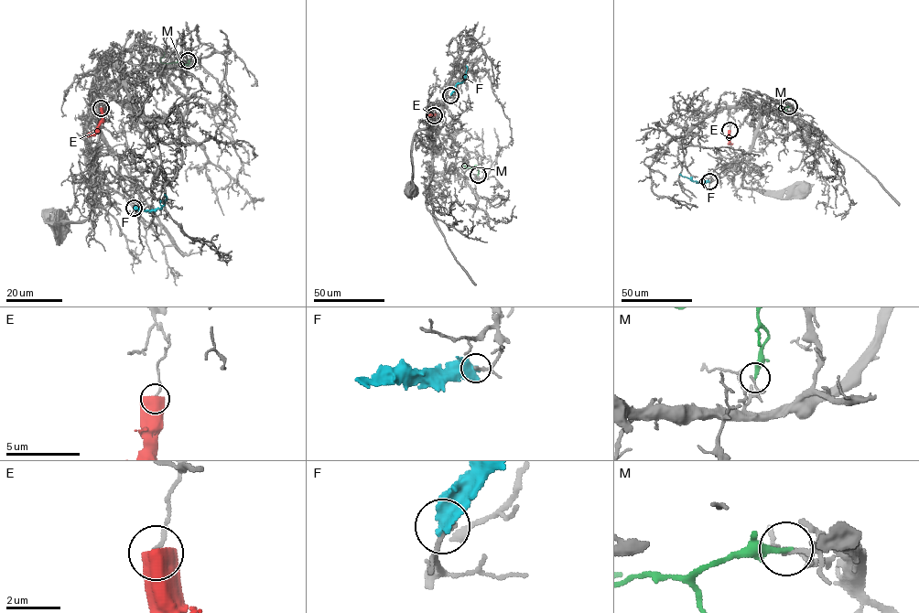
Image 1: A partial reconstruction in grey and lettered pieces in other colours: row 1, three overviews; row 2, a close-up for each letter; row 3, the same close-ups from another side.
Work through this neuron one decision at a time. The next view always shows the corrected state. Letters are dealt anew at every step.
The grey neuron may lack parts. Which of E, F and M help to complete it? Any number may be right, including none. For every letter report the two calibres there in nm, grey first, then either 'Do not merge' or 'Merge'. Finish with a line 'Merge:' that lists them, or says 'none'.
E: Thickness 130 nm (grey) against 800 nm. Do not merge
F: Thickness 150 nm (grey) against 600 nm. Do not merge
M: Thickness 110 nm (grey) against 260 nm. Do not merge
Merge: none

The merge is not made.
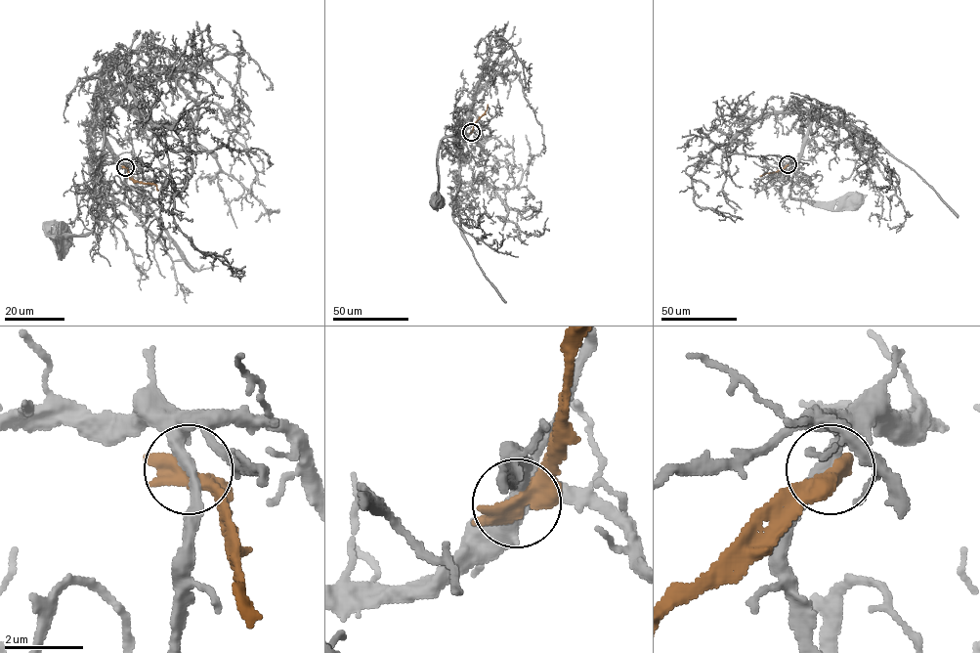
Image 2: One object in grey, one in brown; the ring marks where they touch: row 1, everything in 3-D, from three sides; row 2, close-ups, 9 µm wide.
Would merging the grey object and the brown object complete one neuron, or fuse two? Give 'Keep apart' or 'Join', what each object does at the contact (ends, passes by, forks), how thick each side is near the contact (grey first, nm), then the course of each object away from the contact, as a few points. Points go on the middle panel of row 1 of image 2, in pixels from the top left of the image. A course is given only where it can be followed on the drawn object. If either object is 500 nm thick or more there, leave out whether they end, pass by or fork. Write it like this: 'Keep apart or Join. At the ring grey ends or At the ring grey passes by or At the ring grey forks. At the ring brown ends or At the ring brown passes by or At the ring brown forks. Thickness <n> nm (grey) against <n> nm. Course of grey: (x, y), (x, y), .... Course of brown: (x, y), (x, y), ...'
Keep apart. At the ring grey passes by. At the ring brown passes by. Thickness 280 nm (grey) against 440 nm. Course of grey: (471, 132), (459, 142), (457, 135), (446, 136), (442, 140), (437, 162), (438, 200). Course of brown: (471, 132), (488, 104)

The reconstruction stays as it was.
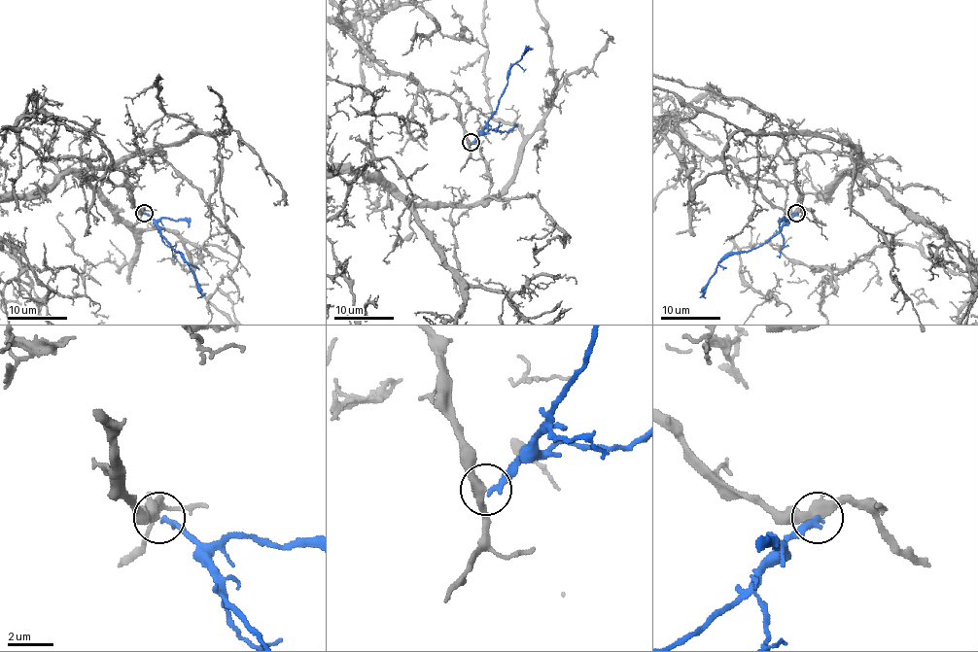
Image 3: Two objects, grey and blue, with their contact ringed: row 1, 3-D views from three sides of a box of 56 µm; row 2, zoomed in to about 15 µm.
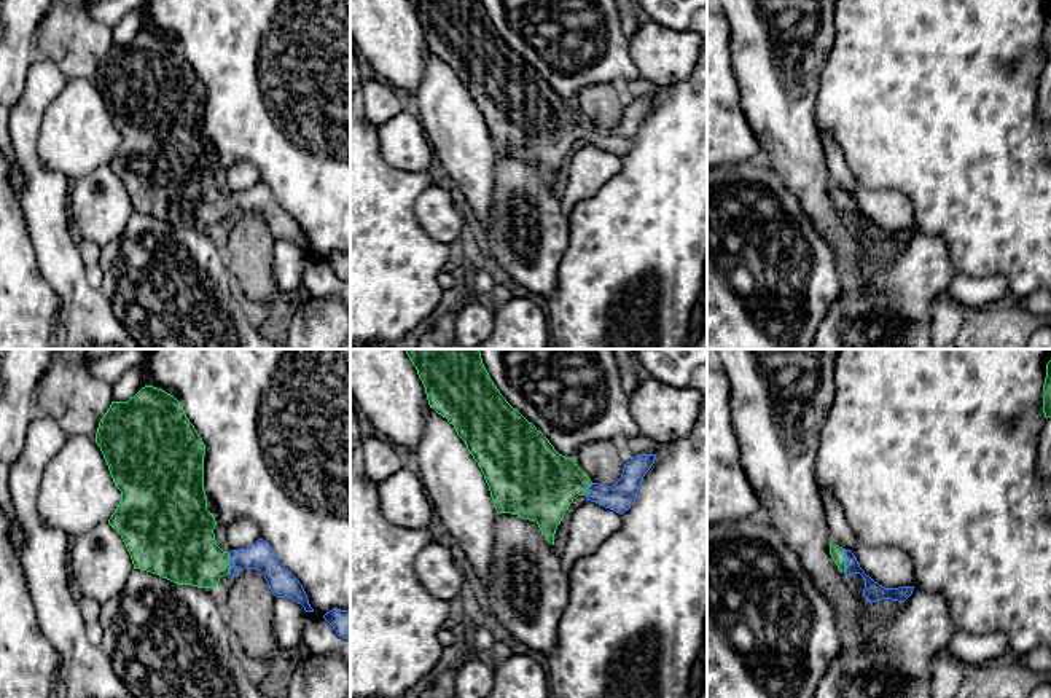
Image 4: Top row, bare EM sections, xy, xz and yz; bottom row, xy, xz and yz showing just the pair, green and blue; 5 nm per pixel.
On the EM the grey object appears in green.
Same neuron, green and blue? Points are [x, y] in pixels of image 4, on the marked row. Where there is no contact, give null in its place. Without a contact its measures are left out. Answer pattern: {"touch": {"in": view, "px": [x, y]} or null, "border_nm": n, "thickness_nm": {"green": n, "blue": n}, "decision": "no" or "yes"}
{"touch": {"in": "yz", "px": [844, 560]}, "border_nm": 120, "thickness_nm": {"green": 70, "blue": 100}, "decision": "yes"}

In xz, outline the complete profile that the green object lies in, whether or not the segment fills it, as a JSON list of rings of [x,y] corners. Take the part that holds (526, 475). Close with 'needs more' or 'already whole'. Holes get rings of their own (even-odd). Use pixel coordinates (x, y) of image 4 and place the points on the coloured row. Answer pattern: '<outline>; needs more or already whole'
[[[406,349],[406,354],[425,387],[430,408],[454,425],[478,462],[498,513],[535,521],[546,540],[554,545],[556,529],[578,496],[586,496],[588,500],[619,515],[635,502],[639,486],[654,464],[656,454],[634,456],[611,486],[592,483],[573,457],[559,454],[549,440],[506,402],[490,379],[479,349]]]; needs more

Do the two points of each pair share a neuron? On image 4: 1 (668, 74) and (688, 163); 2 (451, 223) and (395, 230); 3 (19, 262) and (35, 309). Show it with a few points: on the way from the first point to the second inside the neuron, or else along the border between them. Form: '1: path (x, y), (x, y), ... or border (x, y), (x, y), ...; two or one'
1: border (690, 75), (669, 86), (655, 86), (640, 78); two
2: border (422, 190), (414, 215), (432, 238), (449, 246); two
3: path (19, 273), (19, 294), (24, 298); one

